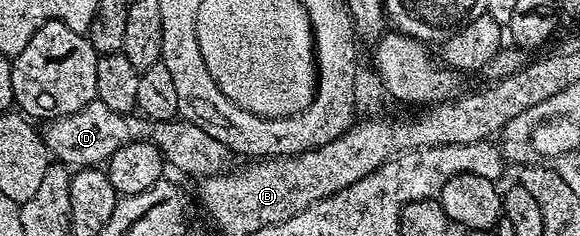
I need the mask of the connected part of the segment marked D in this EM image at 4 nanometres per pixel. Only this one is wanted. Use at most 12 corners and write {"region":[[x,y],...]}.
{"region":[[89,102],[55,118],[46,148],[98,168],[151,141],[195,180],[231,169],[232,151],[185,120],[151,122]]}

